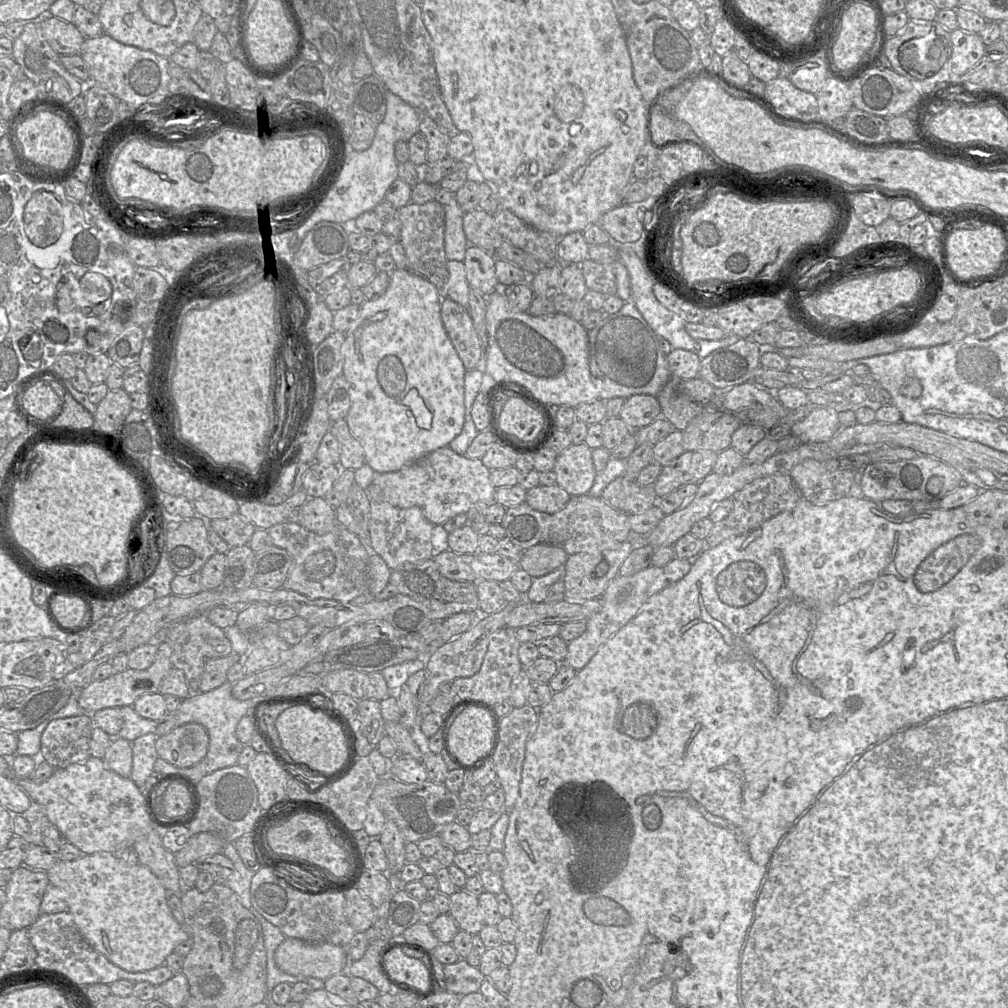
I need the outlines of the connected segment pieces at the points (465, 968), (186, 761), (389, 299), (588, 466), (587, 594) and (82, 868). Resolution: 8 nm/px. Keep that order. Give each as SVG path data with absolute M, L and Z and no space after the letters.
M466 959L444 965L444 986L442 989L463 996L478 992L485 977L478 967L471 966Z
M196 722L176 725L156 740L158 757L177 767L191 767L197 764L206 756L208 749L208 731Z
M395 268L390 274L390 282L385 292L376 299L366 300L360 306L358 317L345 333L342 345L342 375L348 383L350 395L350 409L345 419L352 435L364 450L366 464L376 473L398 471L436 449L448 447L449 443L463 429L465 418L464 378L467 370L444 329L440 314L442 300L436 287L427 279L410 272L408 269Z
M583 442L572 444L557 455L553 469L556 484L571 496L587 494L593 486L597 472L591 452L592 449Z
M625 541L614 549L601 553L568 555L565 562L566 600L600 598L609 582L619 574L619 569L633 546Z
M96 852L92 854L86 854L81 858L73 861L57 861L54 866L47 871L47 876L50 885L61 889L66 893L68 912L70 912L73 916L76 926L86 941L96 951L103 954L110 962L125 971L138 973L152 970L164 965L166 958L174 952L175 947L190 935L187 930L183 930L180 924L175 920L168 907L169 892L165 889L159 879L151 872L151 870L140 863L136 865L129 865L123 860L116 858L112 852Z

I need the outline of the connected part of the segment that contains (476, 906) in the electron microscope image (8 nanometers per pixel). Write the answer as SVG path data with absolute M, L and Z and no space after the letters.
M457 889L449 895L449 898L449 914L458 925L459 930L464 930L471 935L478 935L486 925L478 896L465 889Z

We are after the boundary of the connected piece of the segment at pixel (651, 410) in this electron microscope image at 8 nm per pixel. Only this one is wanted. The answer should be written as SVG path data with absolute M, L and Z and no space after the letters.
M632 395L625 399L619 418L633 431L661 417L661 407L655 396Z

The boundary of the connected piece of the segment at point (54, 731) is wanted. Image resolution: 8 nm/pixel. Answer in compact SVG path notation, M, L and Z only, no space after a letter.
M91 714L52 720L41 735L44 761L57 769L87 760L93 727Z

